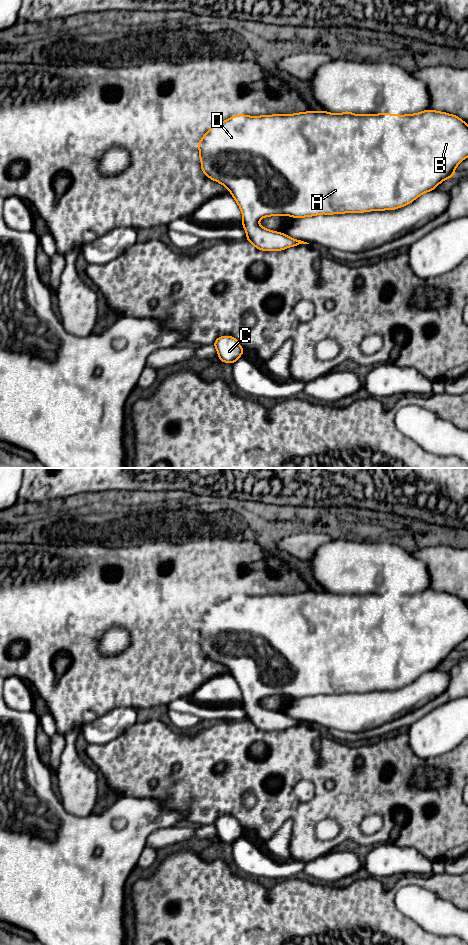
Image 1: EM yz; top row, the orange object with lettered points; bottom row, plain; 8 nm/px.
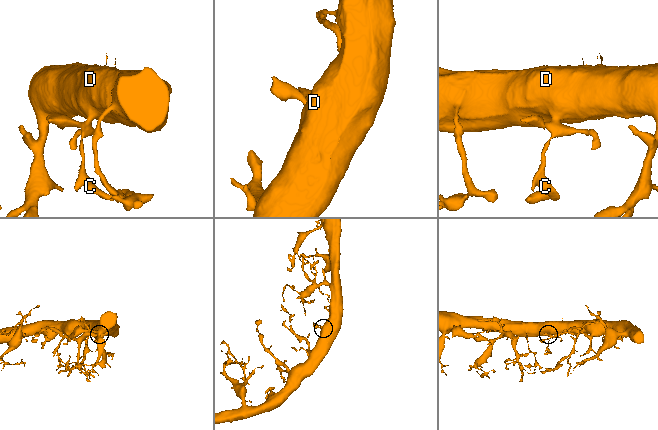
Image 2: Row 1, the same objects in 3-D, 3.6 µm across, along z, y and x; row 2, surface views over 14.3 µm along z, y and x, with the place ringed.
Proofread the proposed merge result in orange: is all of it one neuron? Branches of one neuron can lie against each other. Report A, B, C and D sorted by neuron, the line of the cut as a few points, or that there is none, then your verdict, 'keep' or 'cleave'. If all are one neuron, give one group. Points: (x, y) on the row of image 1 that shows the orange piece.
A B C D | no cut | keep

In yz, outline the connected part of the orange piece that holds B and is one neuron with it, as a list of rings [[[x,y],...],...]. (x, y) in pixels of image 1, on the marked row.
[[[427,109],[415,114],[353,114],[345,111],[334,114],[327,111],[307,111],[294,114],[273,114],[261,116],[234,115],[213,125],[198,142],[199,158],[202,172],[211,180],[222,184],[229,190],[242,213],[242,226],[246,239],[262,251],[280,251],[307,242],[289,237],[284,233],[262,227],[259,220],[270,216],[291,216],[293,218],[311,217],[320,214],[363,213],[370,211],[395,210],[404,207],[422,194],[433,191],[444,180],[454,176],[455,168],[468,157],[468,124],[458,116]]]

